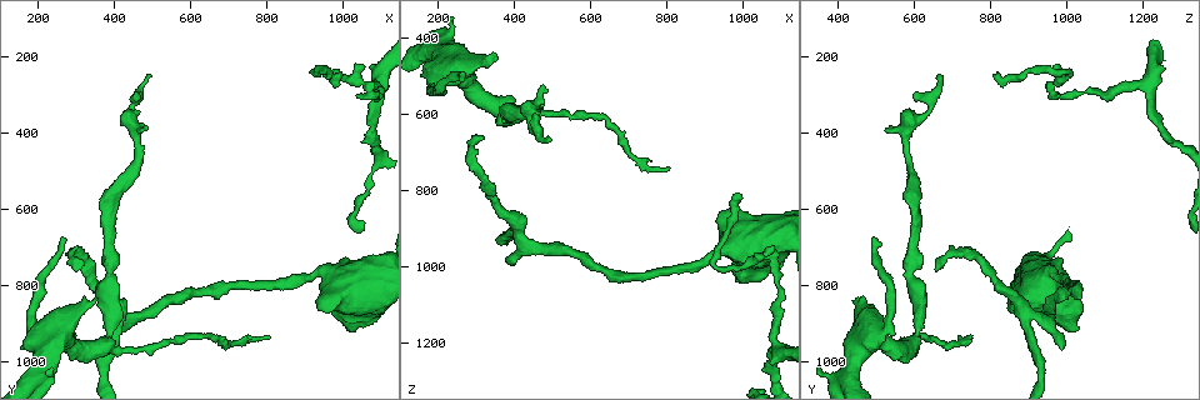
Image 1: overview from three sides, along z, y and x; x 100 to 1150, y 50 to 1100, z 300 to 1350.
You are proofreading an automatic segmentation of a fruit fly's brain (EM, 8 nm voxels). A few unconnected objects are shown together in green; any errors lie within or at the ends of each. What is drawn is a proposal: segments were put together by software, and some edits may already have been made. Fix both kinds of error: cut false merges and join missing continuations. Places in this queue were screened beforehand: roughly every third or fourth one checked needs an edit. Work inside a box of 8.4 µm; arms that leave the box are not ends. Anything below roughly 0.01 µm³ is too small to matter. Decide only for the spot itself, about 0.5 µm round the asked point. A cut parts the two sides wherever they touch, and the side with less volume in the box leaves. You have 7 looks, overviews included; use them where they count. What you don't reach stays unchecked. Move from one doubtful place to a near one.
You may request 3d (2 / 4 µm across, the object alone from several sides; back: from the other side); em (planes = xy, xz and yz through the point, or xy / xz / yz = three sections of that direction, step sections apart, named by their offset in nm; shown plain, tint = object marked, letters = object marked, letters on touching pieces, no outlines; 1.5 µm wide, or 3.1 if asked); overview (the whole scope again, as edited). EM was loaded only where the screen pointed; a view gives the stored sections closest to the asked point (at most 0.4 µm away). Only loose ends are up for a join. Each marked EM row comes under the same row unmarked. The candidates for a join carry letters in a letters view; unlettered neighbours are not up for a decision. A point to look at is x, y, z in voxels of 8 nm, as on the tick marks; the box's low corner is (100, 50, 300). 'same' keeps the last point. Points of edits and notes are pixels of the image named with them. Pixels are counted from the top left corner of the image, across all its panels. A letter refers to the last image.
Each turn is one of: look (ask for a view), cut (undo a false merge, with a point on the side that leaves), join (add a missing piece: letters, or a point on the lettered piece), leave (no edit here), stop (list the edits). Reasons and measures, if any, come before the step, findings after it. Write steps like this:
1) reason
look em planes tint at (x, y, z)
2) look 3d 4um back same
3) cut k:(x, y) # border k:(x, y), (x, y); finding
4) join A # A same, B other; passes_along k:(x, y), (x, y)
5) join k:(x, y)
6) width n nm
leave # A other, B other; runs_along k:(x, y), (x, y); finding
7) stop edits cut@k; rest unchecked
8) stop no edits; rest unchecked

free end
look 3d 4um at (355, 830, 460)

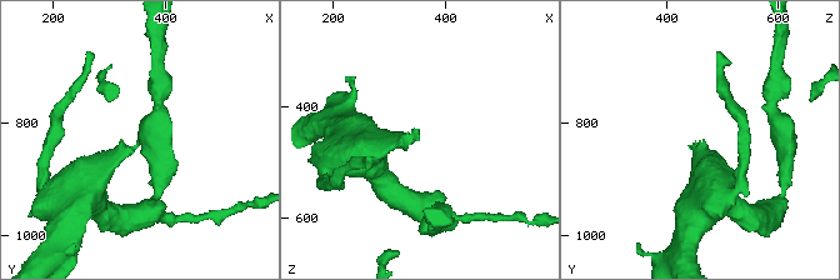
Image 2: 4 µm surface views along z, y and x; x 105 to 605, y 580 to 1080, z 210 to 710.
need the tissue
look em xz step 8 tint at (355, 835, 460)

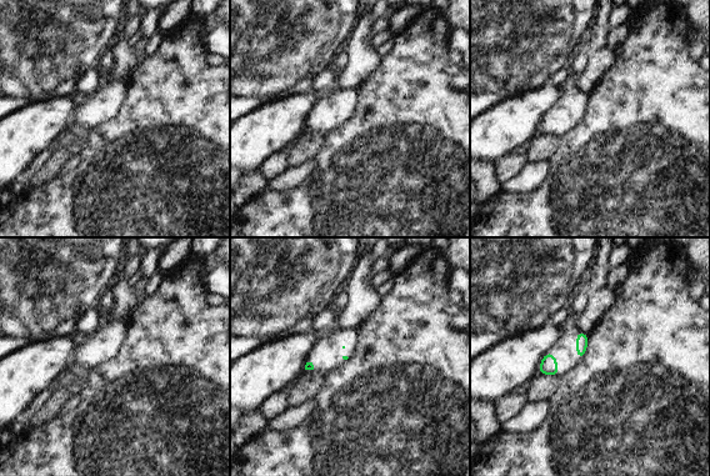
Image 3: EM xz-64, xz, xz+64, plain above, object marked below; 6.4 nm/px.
cut it another way
look em planes letters same

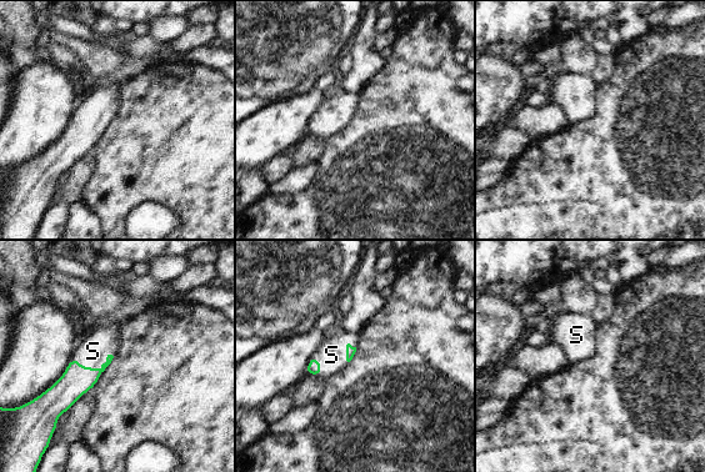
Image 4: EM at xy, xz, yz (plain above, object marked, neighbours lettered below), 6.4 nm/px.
join S # S same; passes_along 4:(76, 380), (94, 368), (93, 351); the neuron continues

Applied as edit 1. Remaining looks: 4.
look overview

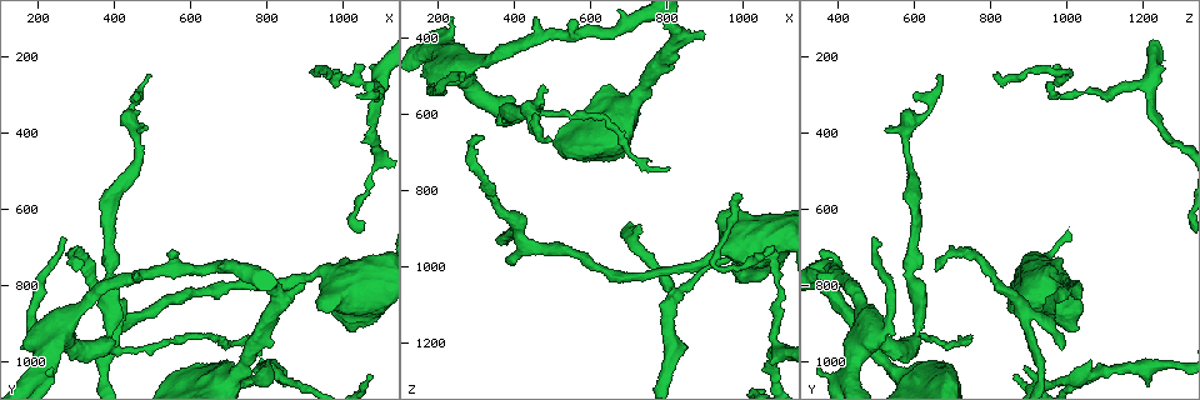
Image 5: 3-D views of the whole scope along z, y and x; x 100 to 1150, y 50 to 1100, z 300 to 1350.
an open end
look em planes letters at (380, 970, 985)

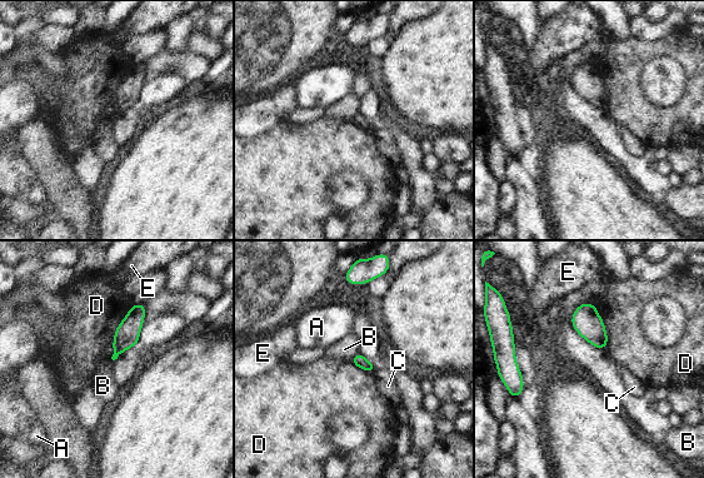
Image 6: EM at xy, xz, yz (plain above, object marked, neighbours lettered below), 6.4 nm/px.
leave # A other, B other, C other, D other, E other; border 6:(358, 350), (350, 361); no lettered piece goes on from it

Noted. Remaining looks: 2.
long arm stops here
look em xz step 8 letters at (990, 245, 805)

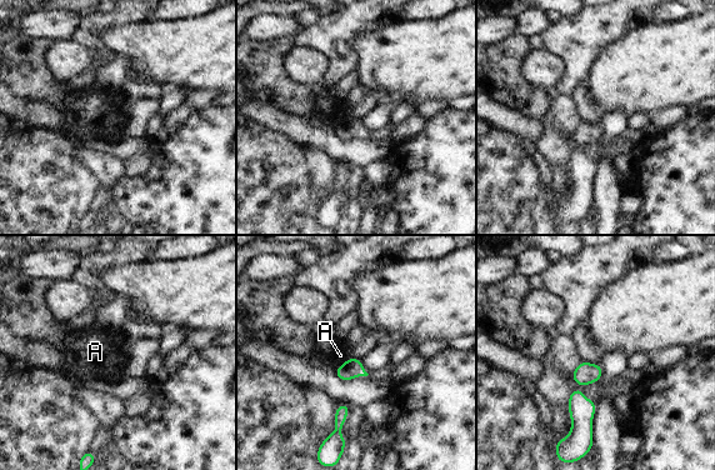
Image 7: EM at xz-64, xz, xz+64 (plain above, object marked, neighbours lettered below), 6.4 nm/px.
width 130 nm
leave # A other; border 7:(349, 356), (334, 371); none of them fits

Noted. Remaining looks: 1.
stop edits join@4; rest unchecked

